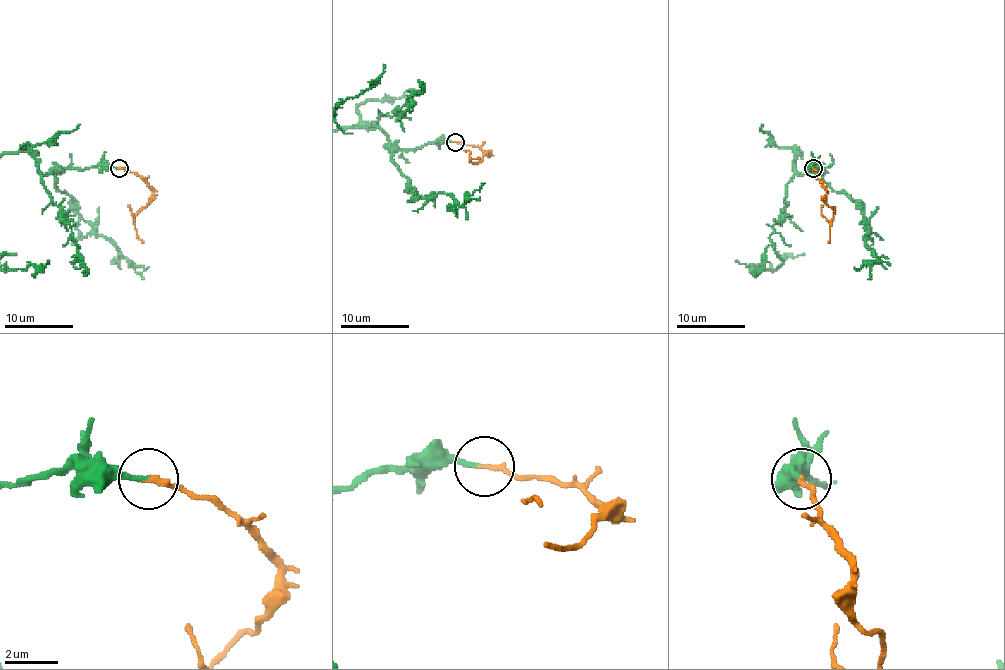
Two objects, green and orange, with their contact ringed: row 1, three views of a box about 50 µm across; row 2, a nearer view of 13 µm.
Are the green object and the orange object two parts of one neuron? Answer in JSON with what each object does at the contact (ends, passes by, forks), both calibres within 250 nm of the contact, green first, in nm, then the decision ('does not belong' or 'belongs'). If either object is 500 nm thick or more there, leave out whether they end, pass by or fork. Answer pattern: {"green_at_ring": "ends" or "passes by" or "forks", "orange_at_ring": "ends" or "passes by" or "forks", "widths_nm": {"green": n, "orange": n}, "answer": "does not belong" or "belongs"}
{"green_at_ring": "ends", "orange_at_ring": "ends", "widths_nm": {"green": 170, "orange": 200}, "answer": "belongs"}

